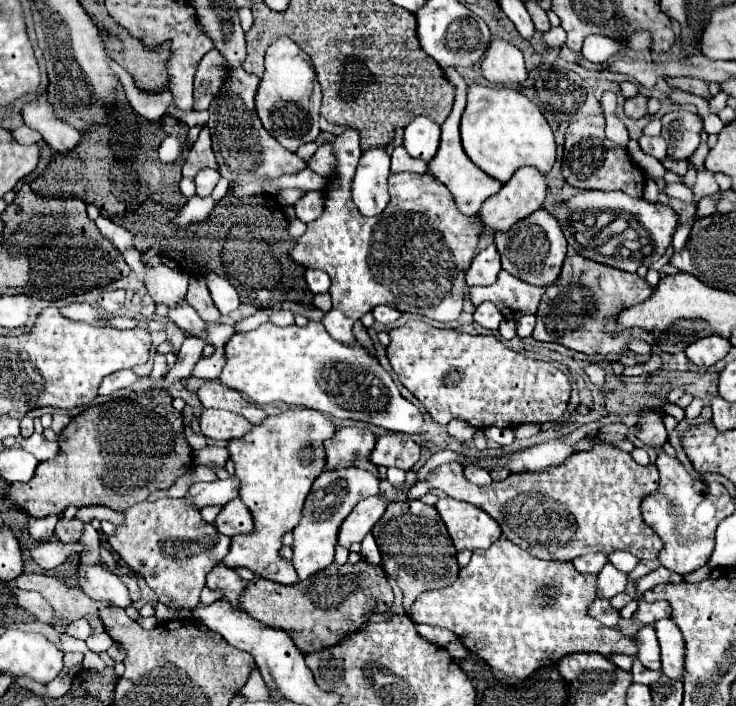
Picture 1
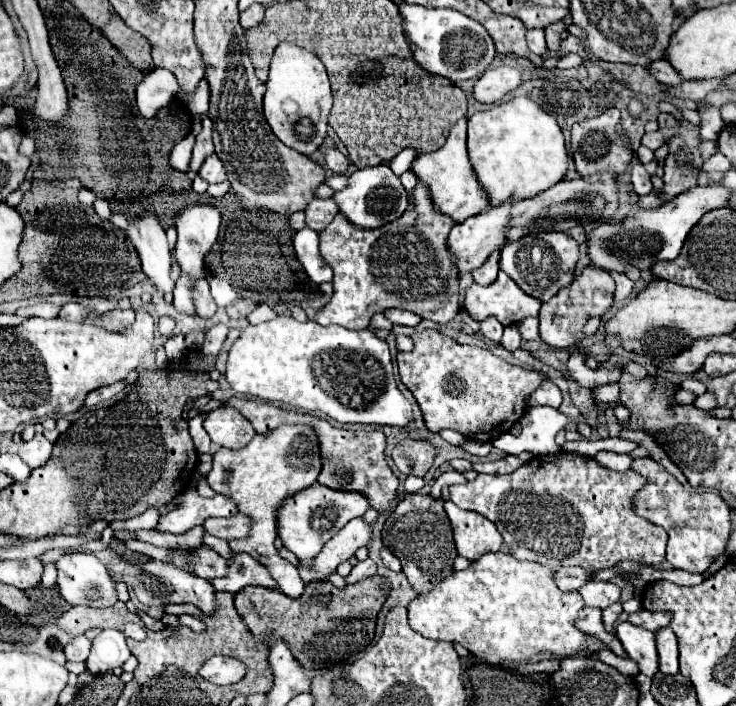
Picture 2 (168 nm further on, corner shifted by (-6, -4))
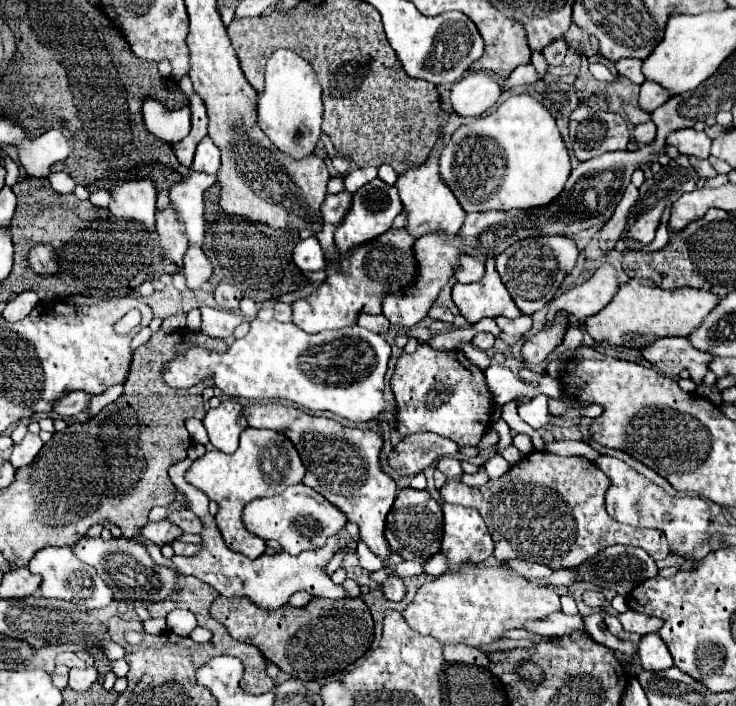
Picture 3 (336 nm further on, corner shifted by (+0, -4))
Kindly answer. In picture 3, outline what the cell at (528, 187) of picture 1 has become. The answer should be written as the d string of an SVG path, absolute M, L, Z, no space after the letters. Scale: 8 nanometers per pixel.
M426 234L416 240L416 264L420 264L420 274L416 276L416 286L408 290L408 294L386 294L382 302L382 312L390 320L390 324L396 326L416 326L430 310L434 304L440 288L448 282L448 278L454 276L454 268L458 266L458 256L460 256L460 244L462 238L446 238L444 234Z

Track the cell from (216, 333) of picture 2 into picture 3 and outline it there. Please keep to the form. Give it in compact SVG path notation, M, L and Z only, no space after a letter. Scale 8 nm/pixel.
M200 304L198 308L202 312L202 332L210 334L212 338L230 338L236 326L242 322L242 316L230 310L218 310L206 304Z

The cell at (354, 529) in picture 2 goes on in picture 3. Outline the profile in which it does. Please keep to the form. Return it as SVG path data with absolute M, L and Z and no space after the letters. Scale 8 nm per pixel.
M184 458L176 464L170 466L170 480L172 484L186 494L188 498L188 508L204 522L204 530L202 530L202 548L200 548L200 554L196 556L190 556L190 558L180 558L180 556L174 556L172 562L174 566L178 568L180 574L190 574L190 576L196 576L200 578L202 582L214 586L220 596L244 596L248 600L252 600L252 604L256 606L262 606L264 610L278 610L280 606L288 604L290 596L298 590L306 590L310 594L316 594L316 596L326 596L326 598L346 598L346 590L342 586L336 586L326 574L324 574L324 568L326 564L332 560L332 556L338 552L338 538L332 536L328 538L326 546L324 548L318 548L318 550L312 550L312 552L302 552L298 556L292 556L288 552L282 552L282 554L274 554L274 556L268 556L268 554L262 554L260 558L256 560L250 560L248 556L242 556L238 552L232 552L224 540L220 538L220 532L216 528L216 522L214 522L214 516L208 512L208 498L196 490L194 486L190 486L184 478L188 466L192 464L190 458Z

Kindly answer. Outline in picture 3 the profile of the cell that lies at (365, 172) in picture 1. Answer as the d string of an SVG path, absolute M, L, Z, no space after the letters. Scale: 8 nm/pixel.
M372 180L368 182L366 186L362 186L356 194L354 194L354 202L352 202L352 208L350 212L346 214L342 226L336 230L334 234L334 240L336 240L336 246L342 254L348 254L352 248L364 244L364 242L370 242L372 238L378 238L380 234L384 234L390 226L392 226L392 220L402 212L402 202L400 202L400 196L398 196L398 190L396 186L388 186L384 184L382 180Z

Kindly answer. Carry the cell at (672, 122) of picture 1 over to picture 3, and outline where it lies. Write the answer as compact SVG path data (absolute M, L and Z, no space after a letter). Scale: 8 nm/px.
M678 156L676 160L670 160L668 166L662 168L662 174L654 174L652 178L644 180L644 184L640 186L640 198L638 198L638 202L632 206L632 210L628 214L628 222L626 222L626 228L624 228L622 236L620 236L620 240L616 242L616 250L618 252L626 250L626 238L642 242L642 244L650 244L654 240L656 228L660 226L660 216L662 216L664 208L668 204L674 204L684 192L692 192L696 182L698 182L698 178L696 178L694 168L690 166L686 156Z

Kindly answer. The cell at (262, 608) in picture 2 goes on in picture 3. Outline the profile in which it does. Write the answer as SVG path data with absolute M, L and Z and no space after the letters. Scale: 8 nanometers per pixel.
M218 596L210 606L212 618L226 626L234 640L256 646L264 658L282 672L302 680L322 680L346 670L362 658L374 640L374 622L362 598L314 598L304 608L282 606L274 612L262 610L248 598Z

